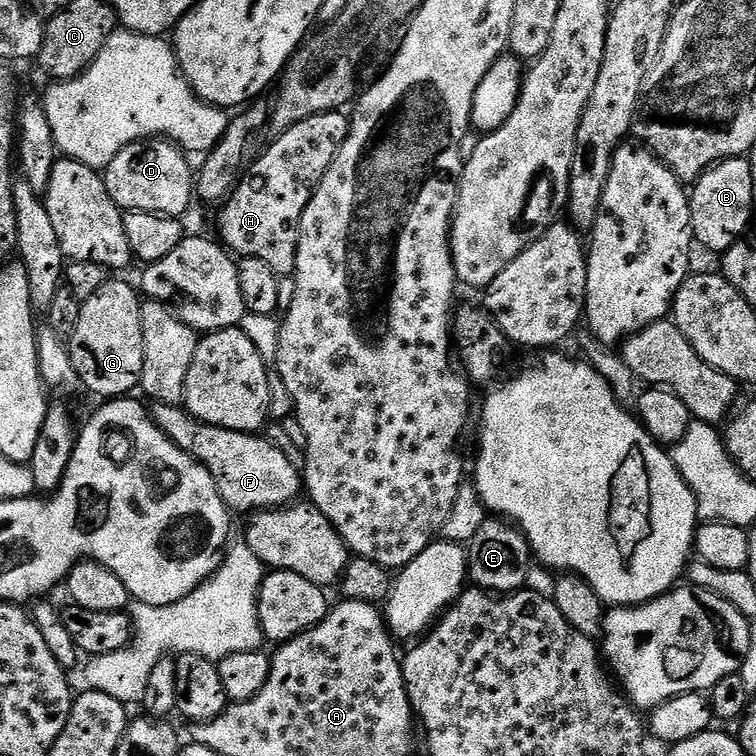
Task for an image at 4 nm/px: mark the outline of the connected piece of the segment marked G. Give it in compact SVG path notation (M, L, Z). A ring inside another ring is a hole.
M110 278L80 306L78 326L66 341L76 379L100 398L124 398L140 388L142 378L142 296L124 280Z

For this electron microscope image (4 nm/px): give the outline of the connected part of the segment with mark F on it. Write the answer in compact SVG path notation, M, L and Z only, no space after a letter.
M153 403L150 415L174 446L186 450L186 454L210 470L222 502L233 513L251 514L257 510L283 508L299 497L296 495L301 495L301 469L292 465L291 458L278 445L263 440L263 435L210 426L194 419L178 404Z

